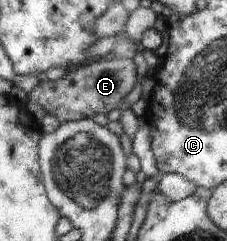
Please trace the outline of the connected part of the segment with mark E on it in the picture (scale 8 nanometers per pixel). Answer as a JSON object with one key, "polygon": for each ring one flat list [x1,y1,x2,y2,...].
{"polygon":[[115,56,113,59,95,61,68,70,66,76,57,81,41,82,28,94,28,101,39,103,50,115,55,115,61,122,92,119,95,115,106,114,119,109,119,103,125,102,135,89,136,66,133,59]]}

